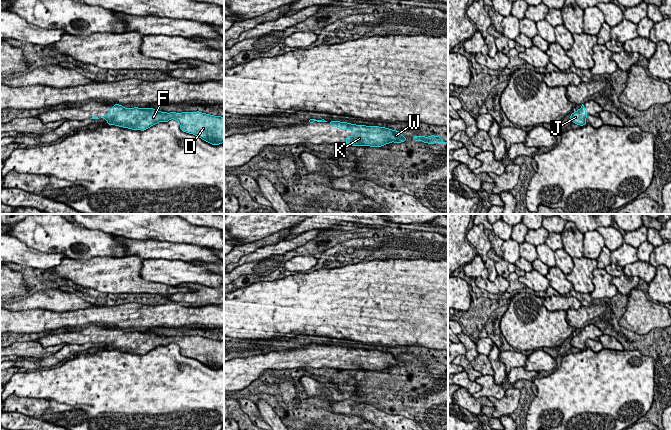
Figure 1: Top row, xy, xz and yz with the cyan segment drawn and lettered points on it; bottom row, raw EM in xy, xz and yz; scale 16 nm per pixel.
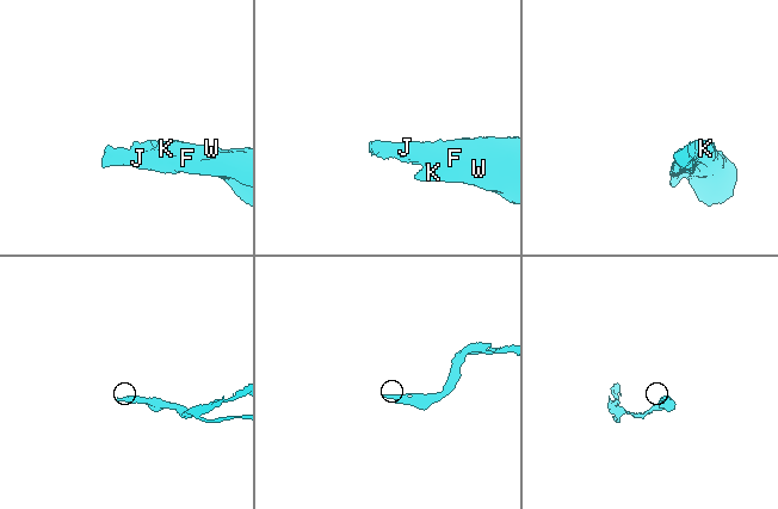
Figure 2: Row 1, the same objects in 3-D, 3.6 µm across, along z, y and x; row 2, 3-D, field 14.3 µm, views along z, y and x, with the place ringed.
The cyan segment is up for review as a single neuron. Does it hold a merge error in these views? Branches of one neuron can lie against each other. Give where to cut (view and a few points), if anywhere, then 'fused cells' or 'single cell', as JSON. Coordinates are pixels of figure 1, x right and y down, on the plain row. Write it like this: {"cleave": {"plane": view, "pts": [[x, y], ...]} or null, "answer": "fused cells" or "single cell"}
{"cleave": null, "answer": "single cell"}

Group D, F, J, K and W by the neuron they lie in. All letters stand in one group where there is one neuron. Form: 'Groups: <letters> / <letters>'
Groups: D F J K W

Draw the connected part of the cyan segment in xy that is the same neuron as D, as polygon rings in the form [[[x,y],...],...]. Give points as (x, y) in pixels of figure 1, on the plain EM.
[[[114,328],[111,334],[101,341],[108,349],[116,349],[132,354],[144,355],[158,346],[175,343],[183,356],[198,360],[202,364],[219,369],[224,367],[224,341],[213,340],[202,336],[166,337],[153,332],[124,332]]]

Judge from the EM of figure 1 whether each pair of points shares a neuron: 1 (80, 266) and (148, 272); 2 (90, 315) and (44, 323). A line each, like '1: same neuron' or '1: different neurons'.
1: different neurons
2: same neuron

